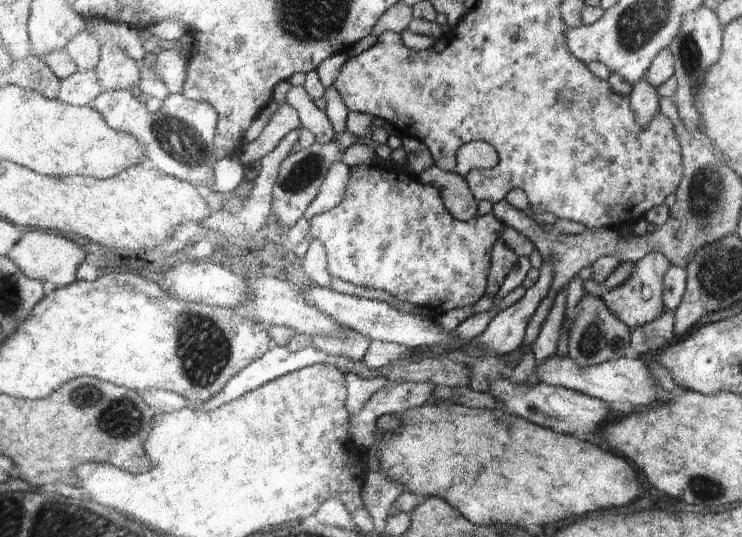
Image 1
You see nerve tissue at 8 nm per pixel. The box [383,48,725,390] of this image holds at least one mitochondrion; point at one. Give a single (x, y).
(594, 340)

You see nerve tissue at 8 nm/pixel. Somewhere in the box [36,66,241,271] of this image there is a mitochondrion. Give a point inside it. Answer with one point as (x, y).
(179, 140)

